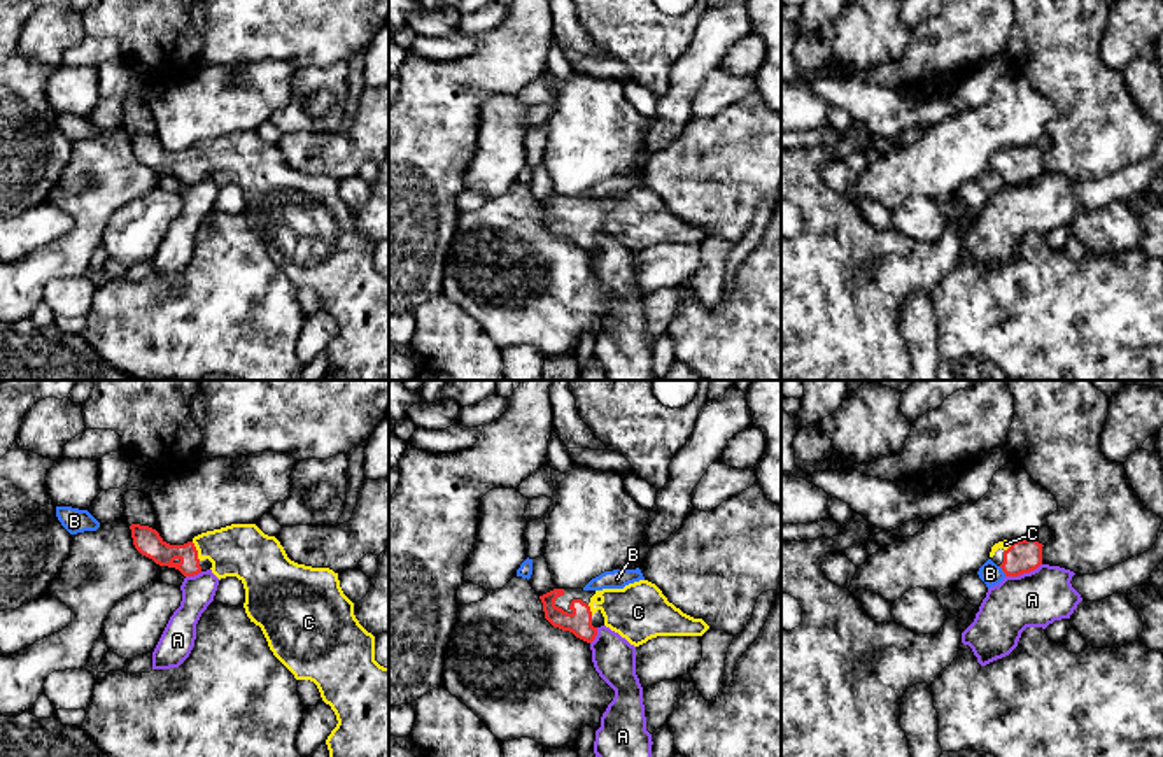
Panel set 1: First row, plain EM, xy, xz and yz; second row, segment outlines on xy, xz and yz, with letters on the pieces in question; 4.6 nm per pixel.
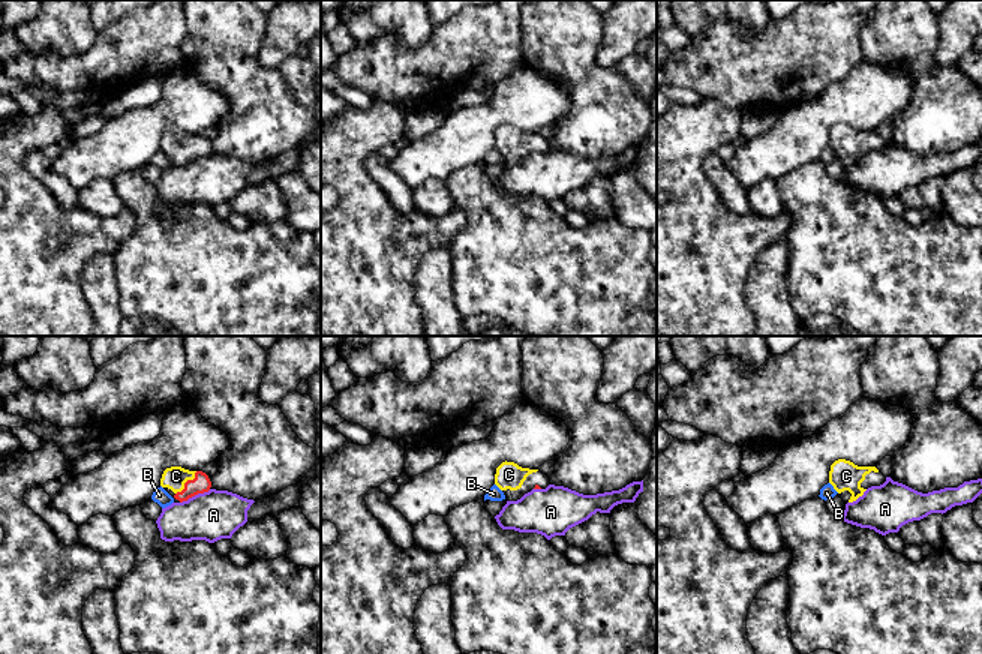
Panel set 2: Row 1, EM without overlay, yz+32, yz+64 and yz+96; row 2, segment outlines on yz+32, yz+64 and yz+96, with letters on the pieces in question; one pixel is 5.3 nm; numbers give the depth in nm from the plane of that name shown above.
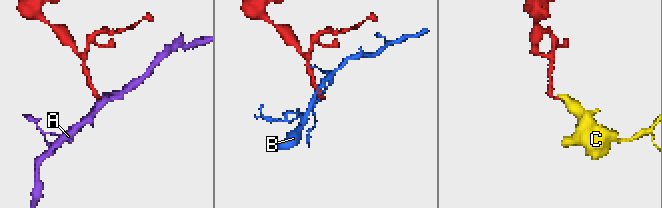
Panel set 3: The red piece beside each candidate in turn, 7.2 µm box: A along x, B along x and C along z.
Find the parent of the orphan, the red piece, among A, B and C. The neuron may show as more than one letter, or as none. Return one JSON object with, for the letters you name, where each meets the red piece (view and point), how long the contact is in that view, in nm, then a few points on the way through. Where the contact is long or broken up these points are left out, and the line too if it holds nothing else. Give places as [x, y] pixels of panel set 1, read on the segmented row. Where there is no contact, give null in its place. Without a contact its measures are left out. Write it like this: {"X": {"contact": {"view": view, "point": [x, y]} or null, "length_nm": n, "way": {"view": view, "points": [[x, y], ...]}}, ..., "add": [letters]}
{"C": {"contact": {"view": "xy", "point": [197, 551]}, "length_nm": 100, "way": {"view": "xy", "points": [[148, 542], [158, 551], [197, 551], [244, 551]]}}, "add": ["C"]}

